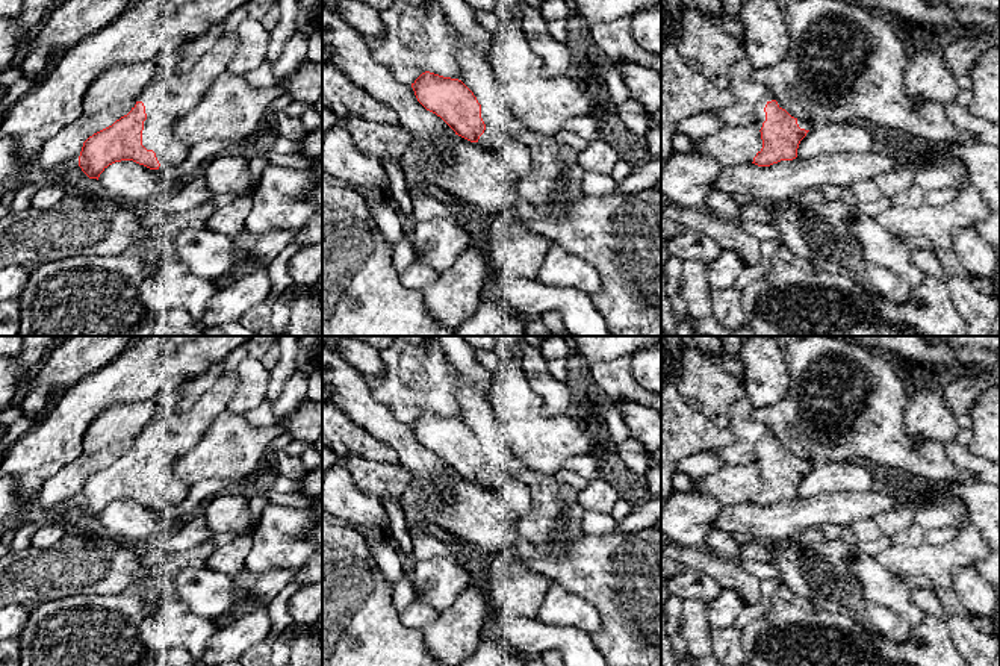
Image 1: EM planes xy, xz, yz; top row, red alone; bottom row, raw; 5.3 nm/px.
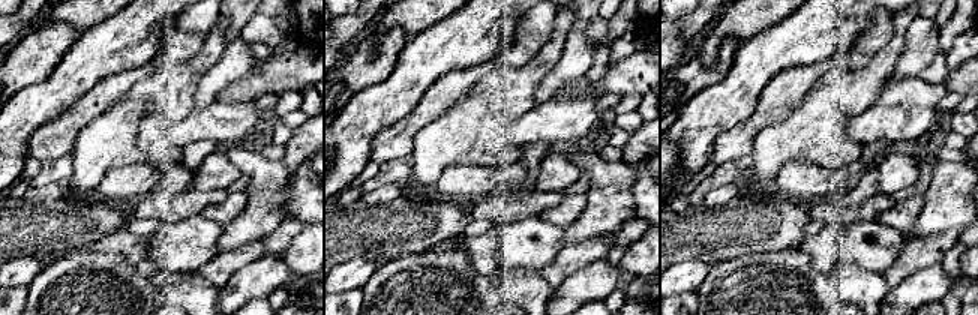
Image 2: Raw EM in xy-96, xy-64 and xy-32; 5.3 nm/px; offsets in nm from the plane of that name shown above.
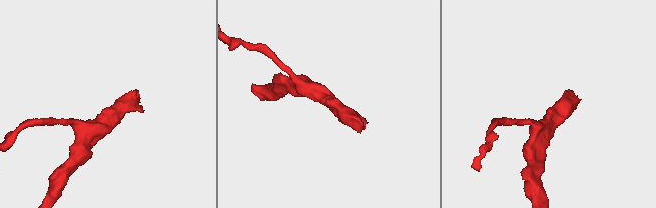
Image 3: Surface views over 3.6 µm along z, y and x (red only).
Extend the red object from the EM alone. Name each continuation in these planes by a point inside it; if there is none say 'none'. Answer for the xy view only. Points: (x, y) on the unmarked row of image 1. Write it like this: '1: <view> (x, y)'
none

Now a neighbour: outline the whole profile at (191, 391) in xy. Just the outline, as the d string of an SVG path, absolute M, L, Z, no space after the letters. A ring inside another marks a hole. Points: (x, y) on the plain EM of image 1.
M213 365L200 375L180 383L180 401L177 403L179 410L191 409L221 377L221 365Z

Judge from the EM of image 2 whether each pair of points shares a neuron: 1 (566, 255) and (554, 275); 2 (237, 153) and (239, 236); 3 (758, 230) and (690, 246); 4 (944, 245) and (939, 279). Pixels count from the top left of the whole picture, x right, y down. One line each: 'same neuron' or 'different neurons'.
1: same neuron
2: same neuron
3: same neuron
4: different neurons

